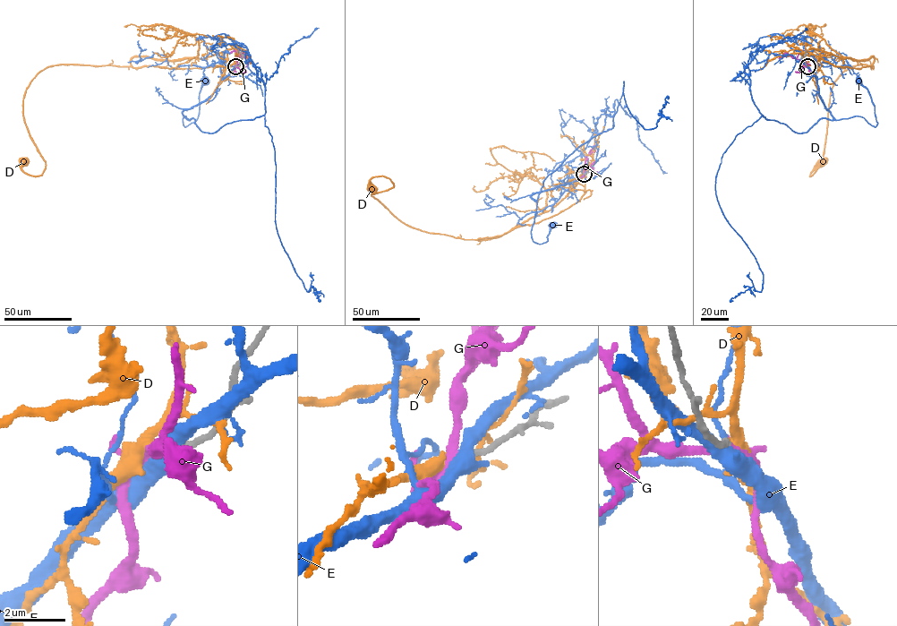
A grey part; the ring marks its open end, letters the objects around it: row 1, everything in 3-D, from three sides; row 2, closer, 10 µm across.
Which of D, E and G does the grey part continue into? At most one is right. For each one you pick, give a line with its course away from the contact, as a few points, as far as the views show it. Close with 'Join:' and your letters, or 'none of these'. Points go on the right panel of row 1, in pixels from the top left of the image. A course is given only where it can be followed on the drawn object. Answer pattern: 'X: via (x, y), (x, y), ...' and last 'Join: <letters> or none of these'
G: via (807, 66), (787, 55), (779, 58)
Join: G

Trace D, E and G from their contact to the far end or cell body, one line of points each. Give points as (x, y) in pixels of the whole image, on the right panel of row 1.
D: (807, 65), (812, 54), (836, 66), (873, 66), (850, 66), (832, 87), (824, 152), (810, 175), (823, 161)
E: (807, 66), (816, 79), (824, 107), (836, 120), (860, 116), (875, 126), (874, 105), (859, 81)
G: (807, 66), (787, 55), (779, 58)

